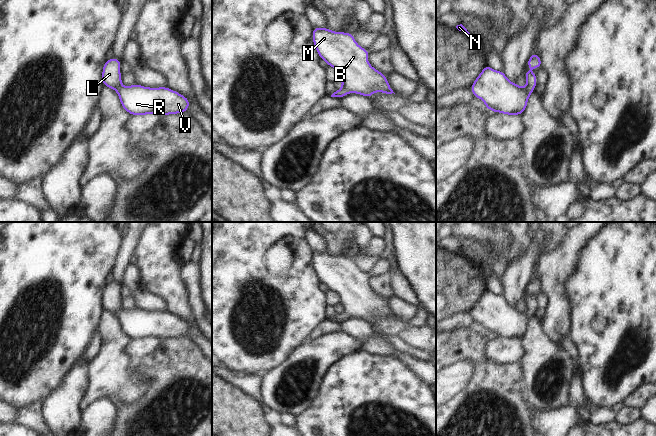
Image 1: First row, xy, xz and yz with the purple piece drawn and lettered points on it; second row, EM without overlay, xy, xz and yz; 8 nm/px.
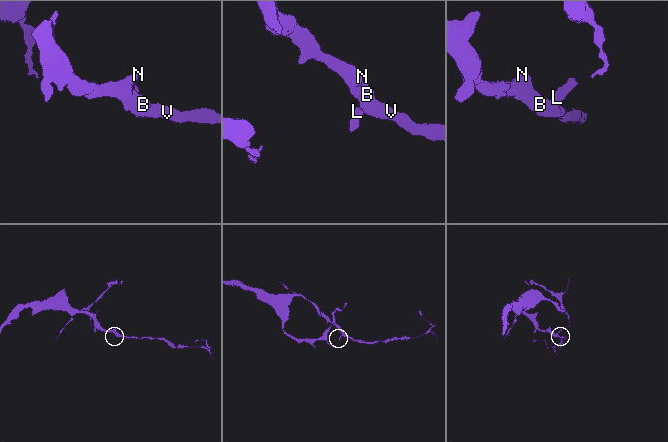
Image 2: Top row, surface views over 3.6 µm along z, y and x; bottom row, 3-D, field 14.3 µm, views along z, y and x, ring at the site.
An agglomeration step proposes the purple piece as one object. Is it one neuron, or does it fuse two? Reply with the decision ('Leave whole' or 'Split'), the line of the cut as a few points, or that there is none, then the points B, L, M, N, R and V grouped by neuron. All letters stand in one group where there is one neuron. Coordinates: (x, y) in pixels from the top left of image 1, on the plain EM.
Leave whole. No split. Groups: B L M N R V

